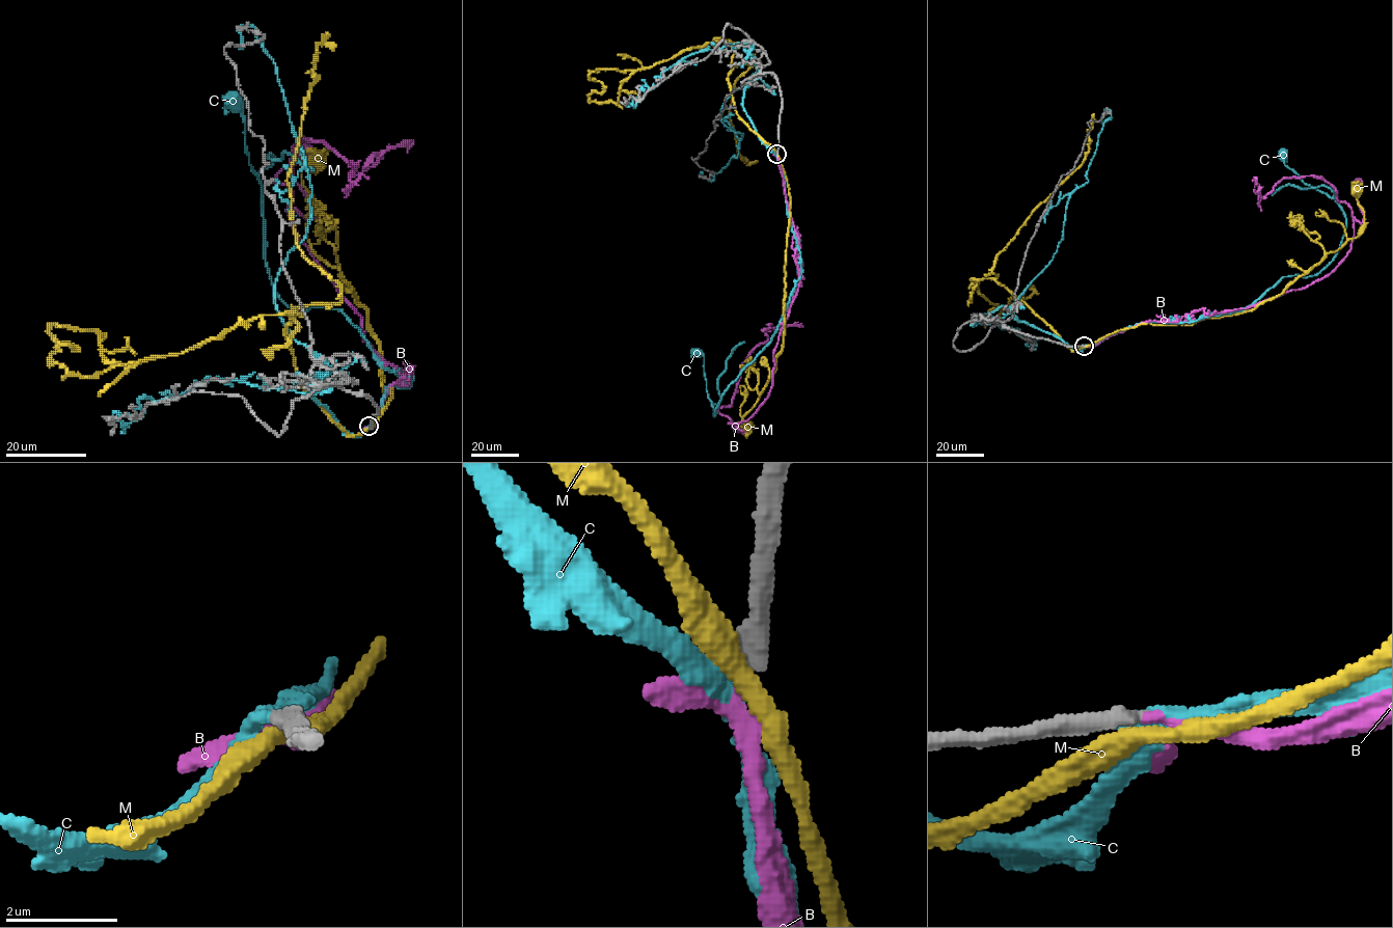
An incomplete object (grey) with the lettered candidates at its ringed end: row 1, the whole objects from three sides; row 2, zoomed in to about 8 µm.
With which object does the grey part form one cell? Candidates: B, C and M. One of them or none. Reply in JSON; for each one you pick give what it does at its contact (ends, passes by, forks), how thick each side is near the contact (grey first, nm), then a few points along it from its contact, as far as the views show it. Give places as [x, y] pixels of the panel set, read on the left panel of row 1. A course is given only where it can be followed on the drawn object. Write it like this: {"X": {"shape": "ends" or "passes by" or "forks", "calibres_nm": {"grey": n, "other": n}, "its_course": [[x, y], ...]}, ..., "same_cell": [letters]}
{"B": {"shape": "passes by", "calibres_nm": {"grey": 360, "other": 150}, "its_course": [[369, 426], [407, 374], [363, 338], [362, 319], [295, 232], [292, 211], [316, 213], [294, 178], [298, 151]]}, "same_cell": ["B"]}

